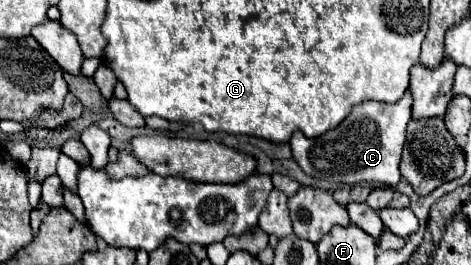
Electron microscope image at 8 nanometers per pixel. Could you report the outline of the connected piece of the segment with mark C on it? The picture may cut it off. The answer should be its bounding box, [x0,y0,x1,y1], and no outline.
[290,91,412,187]

